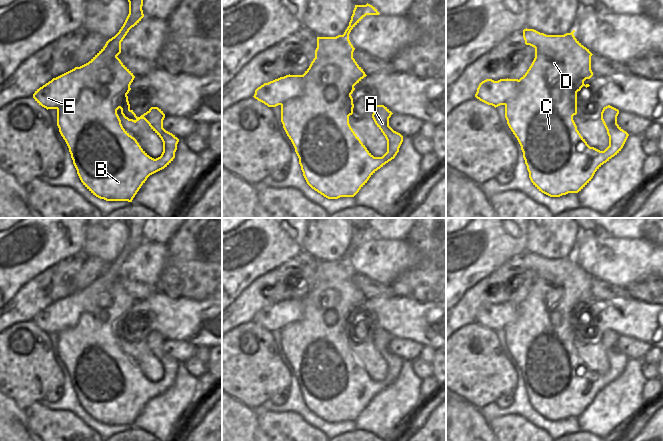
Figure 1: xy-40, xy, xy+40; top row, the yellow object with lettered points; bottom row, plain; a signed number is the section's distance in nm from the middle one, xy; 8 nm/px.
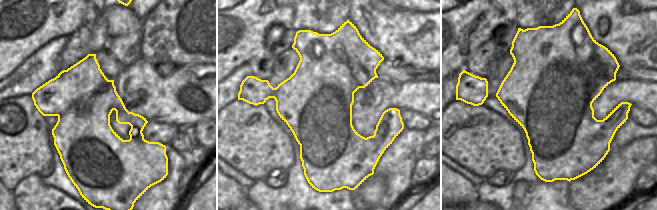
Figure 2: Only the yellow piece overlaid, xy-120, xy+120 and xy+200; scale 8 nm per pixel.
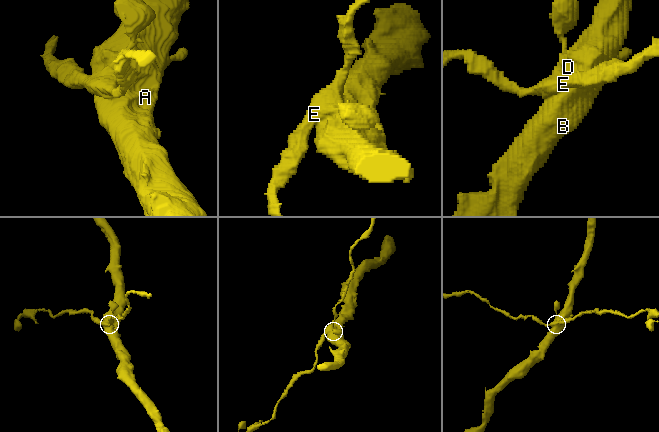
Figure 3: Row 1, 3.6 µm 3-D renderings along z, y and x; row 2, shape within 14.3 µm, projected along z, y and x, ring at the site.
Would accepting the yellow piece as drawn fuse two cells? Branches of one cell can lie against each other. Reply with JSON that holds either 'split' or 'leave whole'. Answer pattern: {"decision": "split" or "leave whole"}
{"decision": "split"}

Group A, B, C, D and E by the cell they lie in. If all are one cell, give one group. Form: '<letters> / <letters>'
A B C D / E

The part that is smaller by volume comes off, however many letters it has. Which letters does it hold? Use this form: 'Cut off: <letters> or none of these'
Cut off: E

